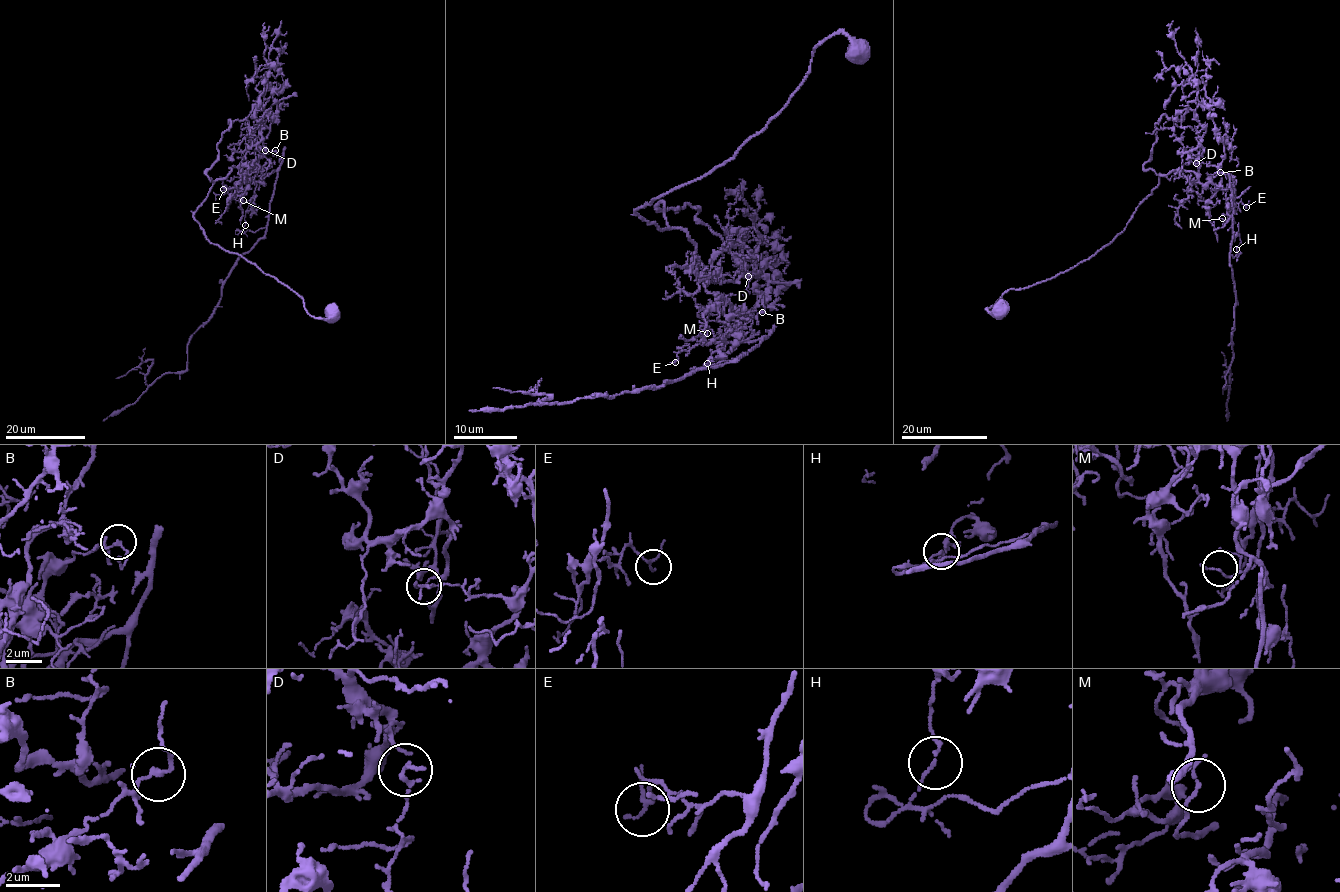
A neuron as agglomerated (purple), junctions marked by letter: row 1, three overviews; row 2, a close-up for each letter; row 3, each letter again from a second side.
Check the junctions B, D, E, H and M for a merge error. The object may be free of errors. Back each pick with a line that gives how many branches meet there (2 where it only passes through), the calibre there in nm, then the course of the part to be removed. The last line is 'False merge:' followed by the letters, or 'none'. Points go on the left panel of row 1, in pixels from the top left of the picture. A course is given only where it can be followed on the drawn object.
H: Branches: 2. Thickness 110 nm. Course of the part to remove: (245, 225), (266, 234), (240, 256), (213, 315), (193, 335), (187, 367), (148, 385), (151, 360), (116, 378)
False merge: H

